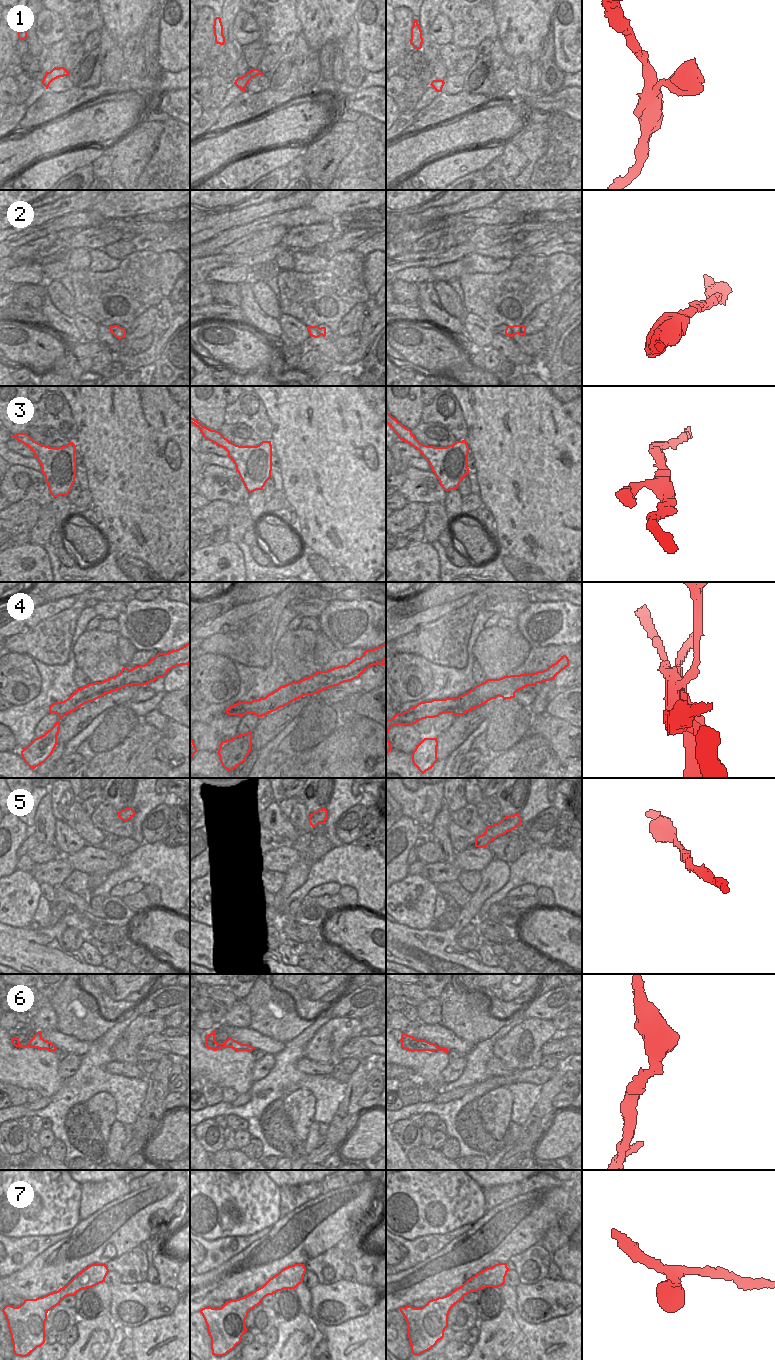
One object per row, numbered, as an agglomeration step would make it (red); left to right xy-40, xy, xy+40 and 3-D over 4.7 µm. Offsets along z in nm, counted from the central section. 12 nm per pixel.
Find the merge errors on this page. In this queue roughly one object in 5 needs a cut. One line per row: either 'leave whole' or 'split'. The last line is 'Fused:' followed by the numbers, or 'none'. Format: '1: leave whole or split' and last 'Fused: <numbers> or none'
1: leave whole
2: leave whole
3: leave whole
4: split
5: leave whole
6: leave whole
7: leave whole
Fused: 4

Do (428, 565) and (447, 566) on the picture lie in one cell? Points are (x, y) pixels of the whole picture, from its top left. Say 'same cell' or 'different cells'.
different cells

